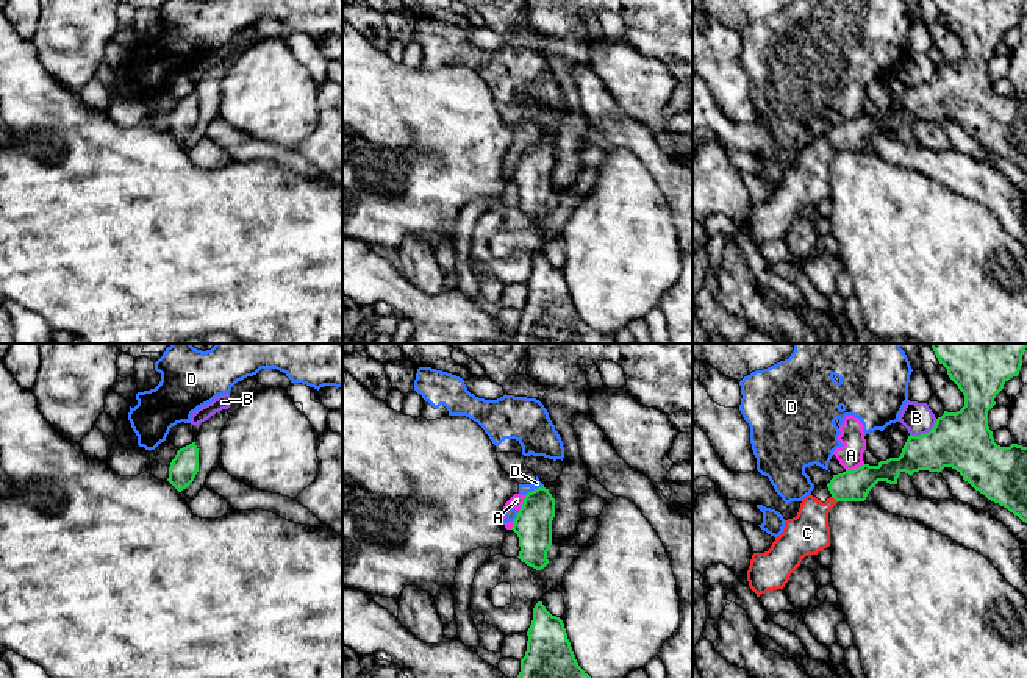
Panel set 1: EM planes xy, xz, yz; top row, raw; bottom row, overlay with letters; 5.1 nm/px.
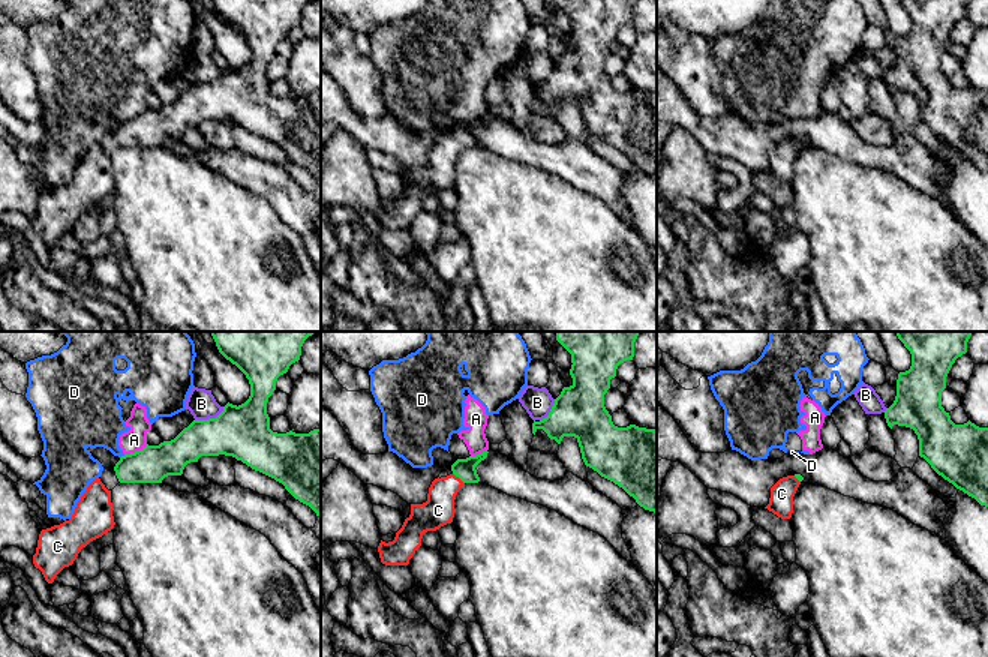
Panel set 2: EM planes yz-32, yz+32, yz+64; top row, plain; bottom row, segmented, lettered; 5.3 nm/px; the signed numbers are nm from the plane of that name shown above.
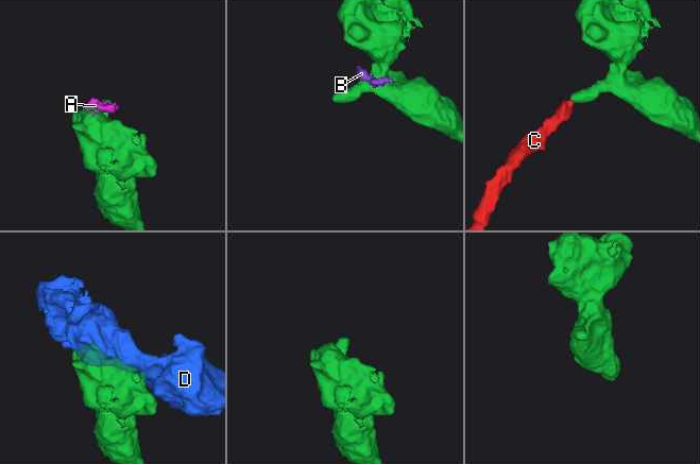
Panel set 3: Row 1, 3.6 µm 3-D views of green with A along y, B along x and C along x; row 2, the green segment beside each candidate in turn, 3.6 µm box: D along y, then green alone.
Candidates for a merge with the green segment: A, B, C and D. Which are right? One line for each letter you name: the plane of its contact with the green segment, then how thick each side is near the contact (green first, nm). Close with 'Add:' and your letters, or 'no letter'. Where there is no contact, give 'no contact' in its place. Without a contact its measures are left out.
C: contact in yz; calibres 160 and 220 nm
Add: C

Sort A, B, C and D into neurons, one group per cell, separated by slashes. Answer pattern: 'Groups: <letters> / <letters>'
Groups: A D / B / C

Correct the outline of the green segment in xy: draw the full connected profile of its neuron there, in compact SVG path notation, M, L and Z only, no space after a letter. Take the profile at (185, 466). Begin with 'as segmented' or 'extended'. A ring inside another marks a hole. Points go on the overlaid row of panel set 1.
as segmented | M195 442L180 448L169 467L167 481L181 492L195 478L199 472L199 448Z

